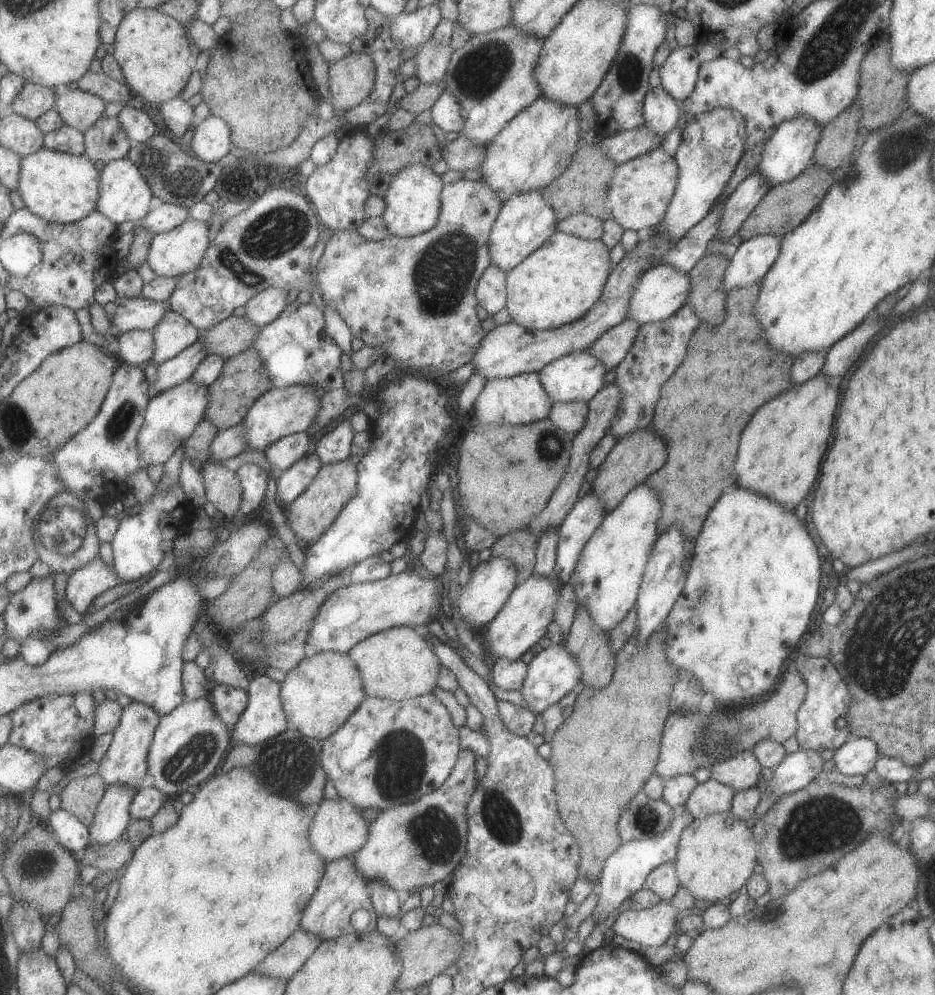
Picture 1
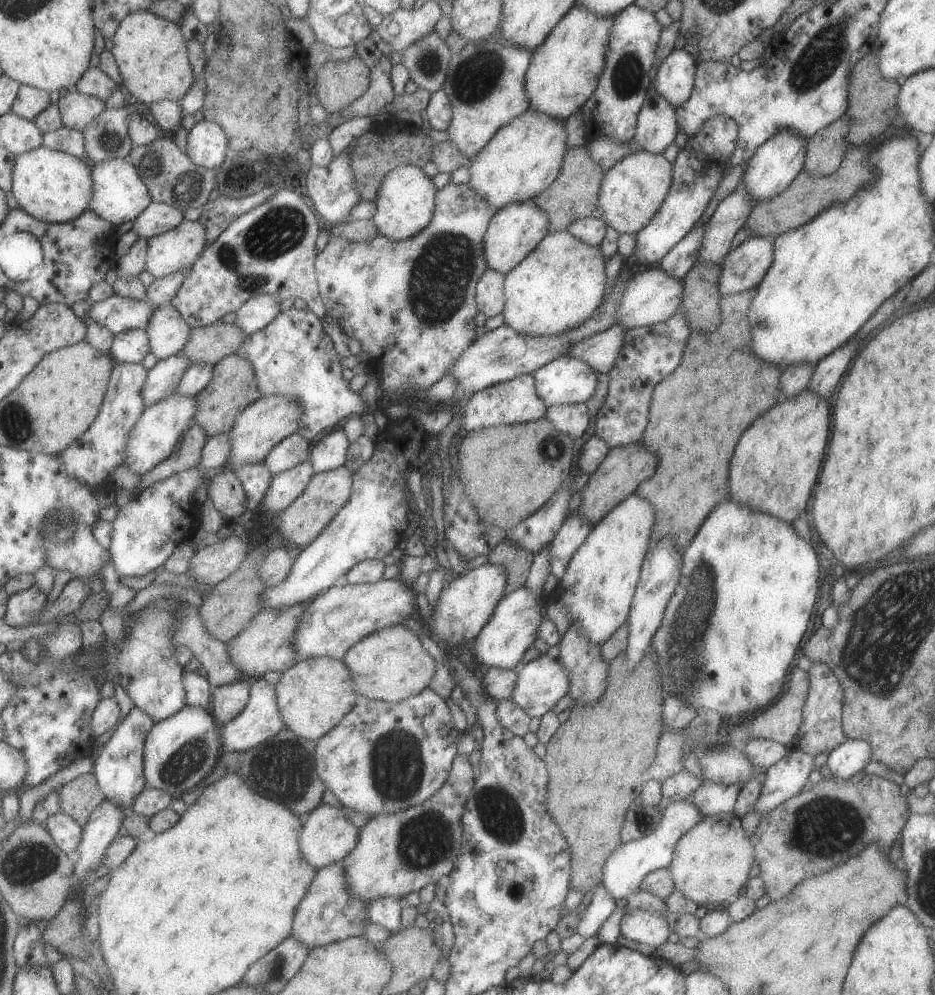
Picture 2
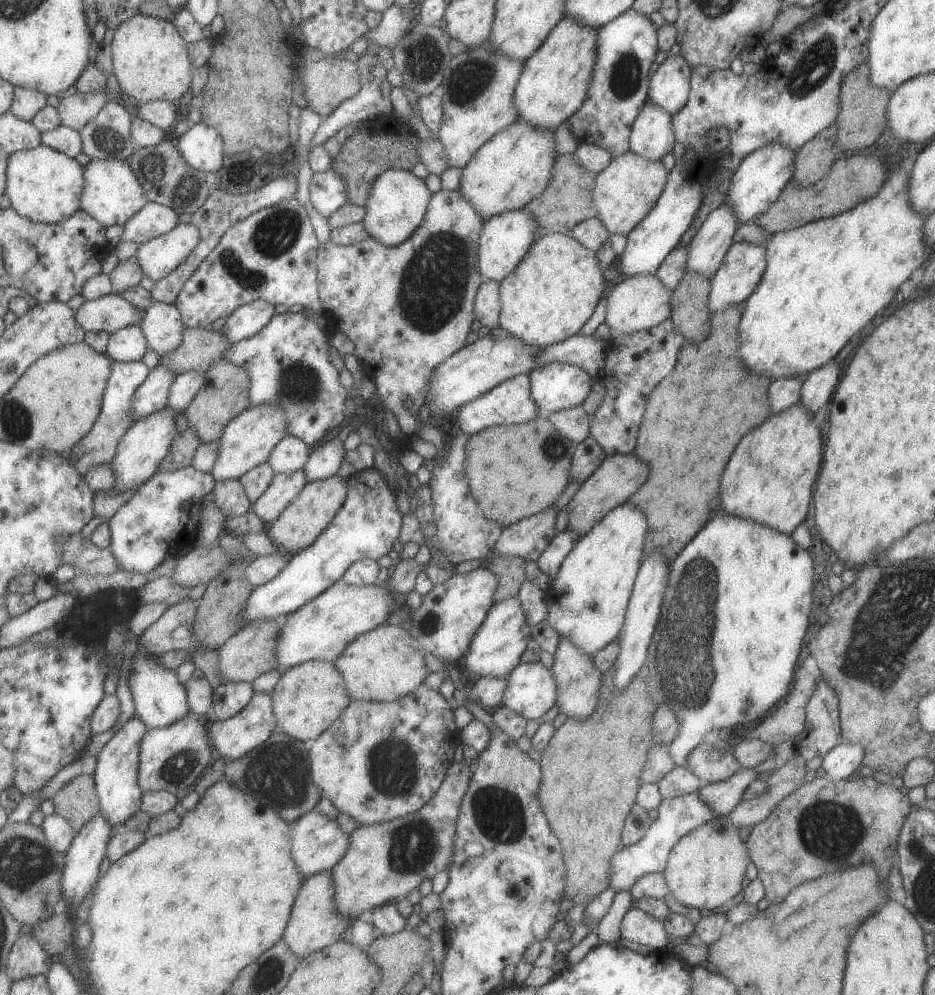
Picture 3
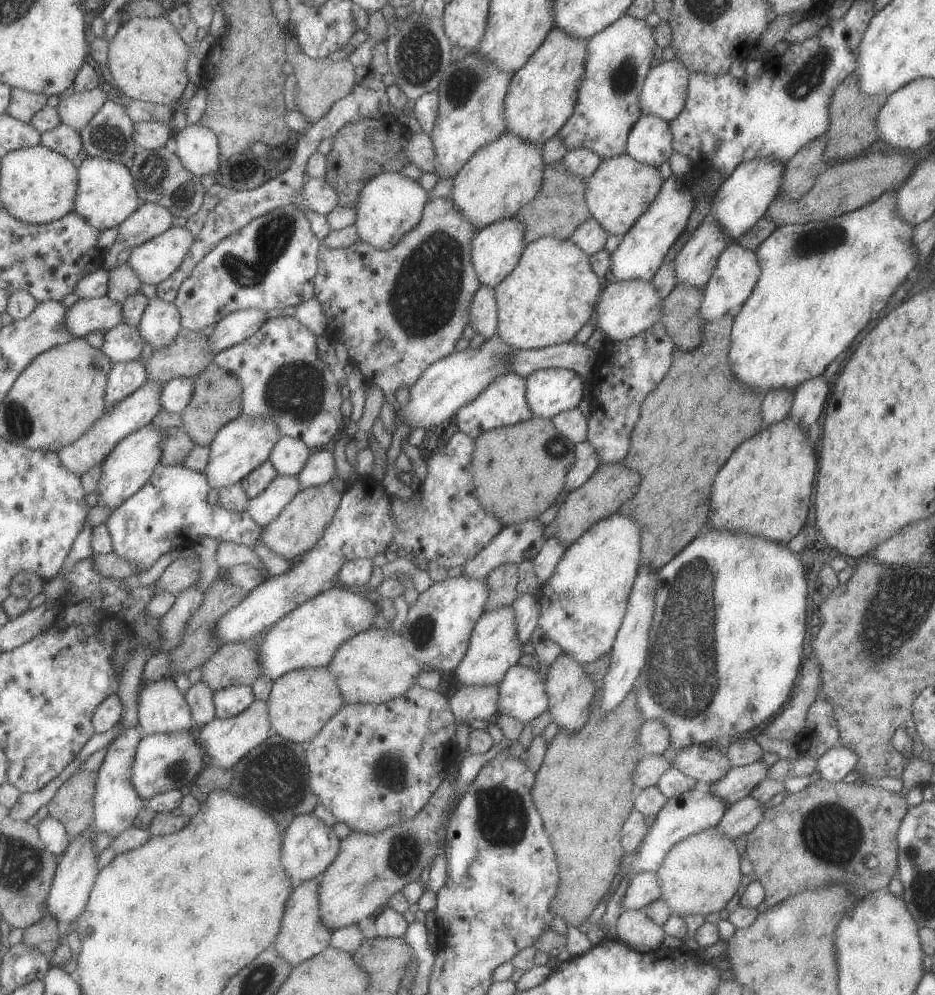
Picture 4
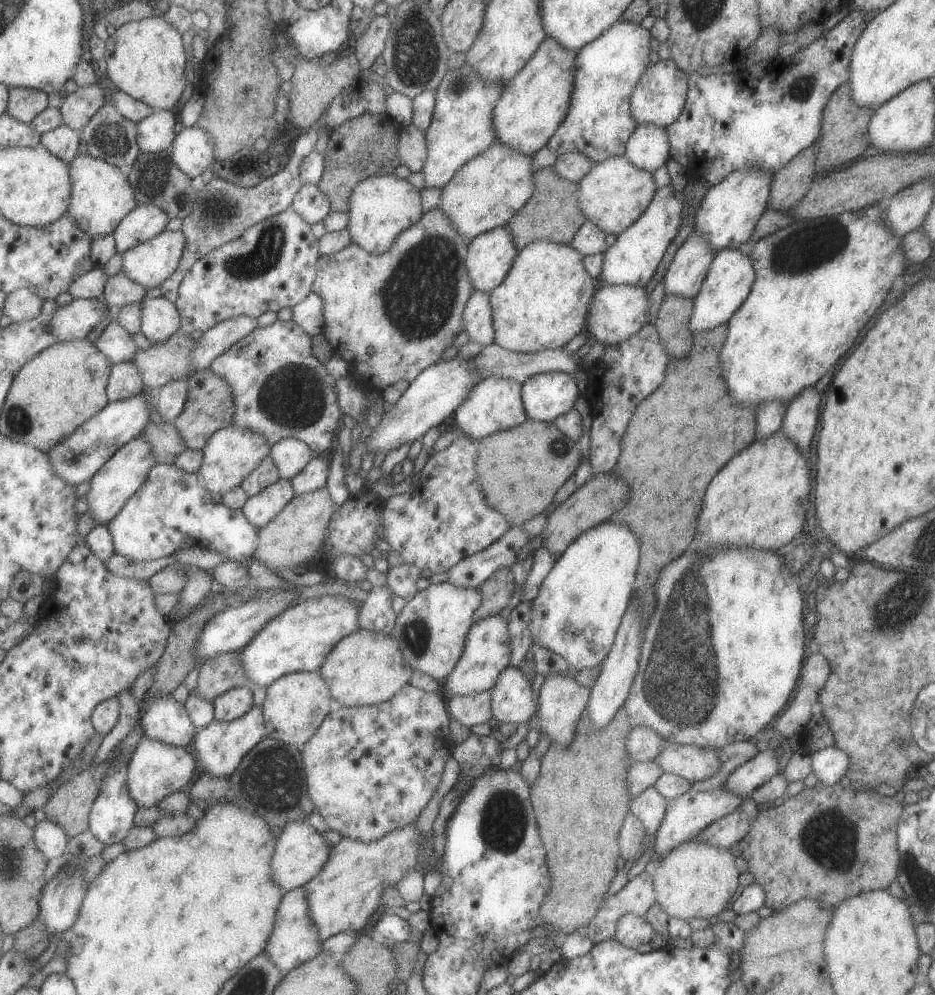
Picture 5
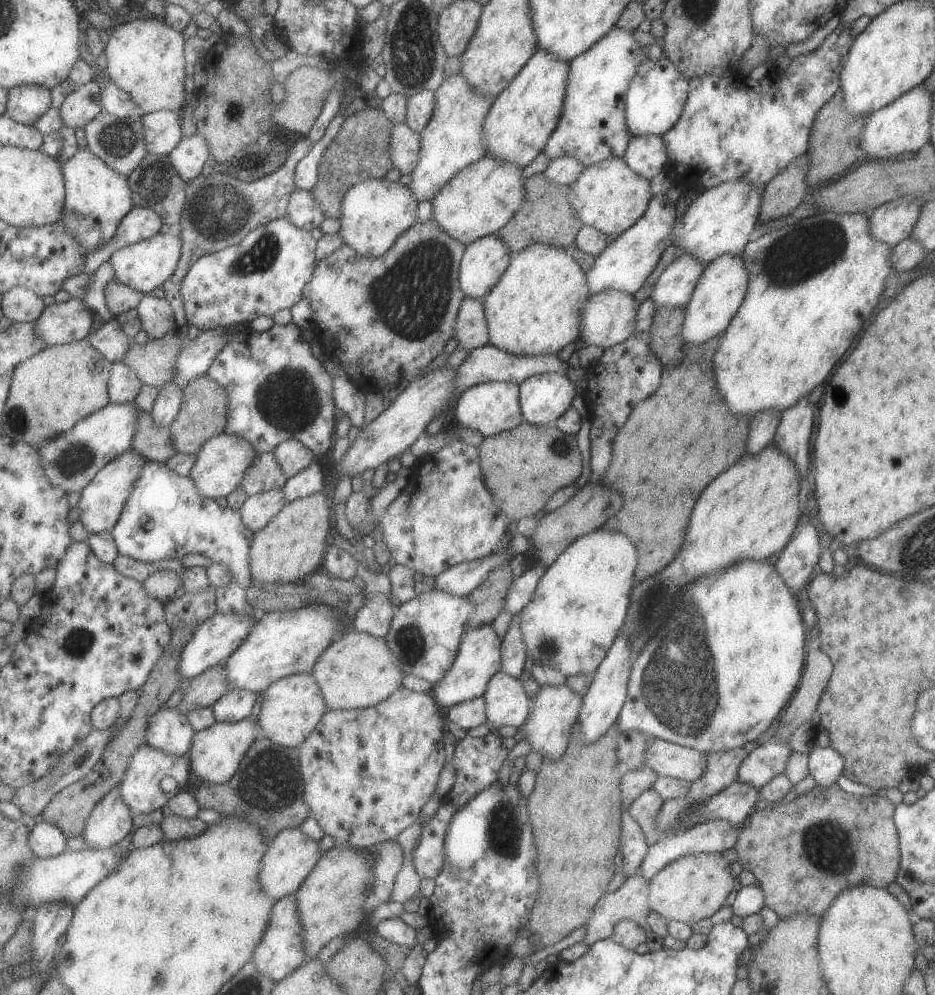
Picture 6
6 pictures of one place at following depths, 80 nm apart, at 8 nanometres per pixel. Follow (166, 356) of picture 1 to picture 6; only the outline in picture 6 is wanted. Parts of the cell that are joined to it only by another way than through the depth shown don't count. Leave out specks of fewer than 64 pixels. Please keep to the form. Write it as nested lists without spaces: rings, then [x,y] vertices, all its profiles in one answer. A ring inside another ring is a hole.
[[[147,293],[137,309],[142,318],[142,328],[150,339],[165,337],[178,326],[174,306],[167,298],[157,298],[152,293]]]

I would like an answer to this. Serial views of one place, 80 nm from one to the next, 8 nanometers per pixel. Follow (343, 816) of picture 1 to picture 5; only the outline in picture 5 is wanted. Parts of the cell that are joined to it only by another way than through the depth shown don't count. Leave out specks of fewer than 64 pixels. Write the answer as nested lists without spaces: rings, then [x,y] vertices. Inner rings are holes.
[[[309,820],[291,821],[278,838],[272,860],[275,880],[281,885],[284,894],[309,884],[329,862],[332,848],[333,844],[327,840],[325,834],[319,832]]]

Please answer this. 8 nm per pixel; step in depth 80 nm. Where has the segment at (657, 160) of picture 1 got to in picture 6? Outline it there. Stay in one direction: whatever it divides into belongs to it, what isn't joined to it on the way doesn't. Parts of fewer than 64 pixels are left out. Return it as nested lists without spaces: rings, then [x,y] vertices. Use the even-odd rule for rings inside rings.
[[[622,157],[606,158],[587,165],[579,178],[571,184],[571,208],[583,225],[597,229],[605,236],[618,236],[627,230],[647,208],[650,181],[635,174]]]

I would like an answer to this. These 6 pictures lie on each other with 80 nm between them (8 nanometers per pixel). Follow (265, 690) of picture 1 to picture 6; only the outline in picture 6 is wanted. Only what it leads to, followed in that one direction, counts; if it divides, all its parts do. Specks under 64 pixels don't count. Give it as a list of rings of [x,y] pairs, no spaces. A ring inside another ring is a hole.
[[[247,717],[236,723],[217,721],[213,726],[196,732],[188,755],[193,772],[202,781],[217,784],[229,782],[239,772],[241,763],[254,742],[261,738],[261,730],[258,719]]]

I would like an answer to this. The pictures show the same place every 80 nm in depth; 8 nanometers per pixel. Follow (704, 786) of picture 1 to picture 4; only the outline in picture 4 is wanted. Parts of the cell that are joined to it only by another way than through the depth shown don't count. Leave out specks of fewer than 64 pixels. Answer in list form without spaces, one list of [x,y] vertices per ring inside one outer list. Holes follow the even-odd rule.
[[[761,760],[742,767],[731,767],[723,778],[710,784],[708,792],[730,807],[746,797],[761,779],[767,778],[767,769]]]

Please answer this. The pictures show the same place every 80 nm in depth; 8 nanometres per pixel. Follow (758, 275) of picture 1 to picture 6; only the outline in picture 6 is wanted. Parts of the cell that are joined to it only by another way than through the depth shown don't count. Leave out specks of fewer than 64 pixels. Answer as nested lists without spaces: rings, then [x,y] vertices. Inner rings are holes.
[[[722,254],[709,261],[695,283],[693,294],[685,306],[681,336],[685,343],[698,345],[713,335],[719,336],[746,293],[748,272],[740,255]]]

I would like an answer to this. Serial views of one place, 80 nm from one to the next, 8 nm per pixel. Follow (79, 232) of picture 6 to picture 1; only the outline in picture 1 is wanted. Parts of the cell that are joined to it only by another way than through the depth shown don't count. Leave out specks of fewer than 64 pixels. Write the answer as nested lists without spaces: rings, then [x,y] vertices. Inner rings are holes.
[[[118,159],[108,162],[102,170],[100,178],[100,199],[98,210],[107,215],[114,223],[121,224],[127,220],[141,222],[156,205],[153,185],[143,176],[142,171],[131,159]]]

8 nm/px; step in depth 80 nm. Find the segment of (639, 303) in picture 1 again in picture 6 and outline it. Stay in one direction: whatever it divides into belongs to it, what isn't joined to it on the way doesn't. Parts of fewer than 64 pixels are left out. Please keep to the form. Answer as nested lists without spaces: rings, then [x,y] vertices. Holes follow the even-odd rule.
[[[607,289],[592,294],[586,300],[580,314],[581,342],[601,346],[603,350],[635,334],[634,324],[637,316],[637,302],[633,295],[620,290]]]

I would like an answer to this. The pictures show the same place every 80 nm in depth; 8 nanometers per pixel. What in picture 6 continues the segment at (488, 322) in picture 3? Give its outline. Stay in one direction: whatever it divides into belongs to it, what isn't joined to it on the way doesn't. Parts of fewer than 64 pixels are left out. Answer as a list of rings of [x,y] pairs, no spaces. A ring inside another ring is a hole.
[[[482,297],[463,300],[452,338],[457,340],[459,350],[464,348],[472,351],[488,344],[488,324]]]

